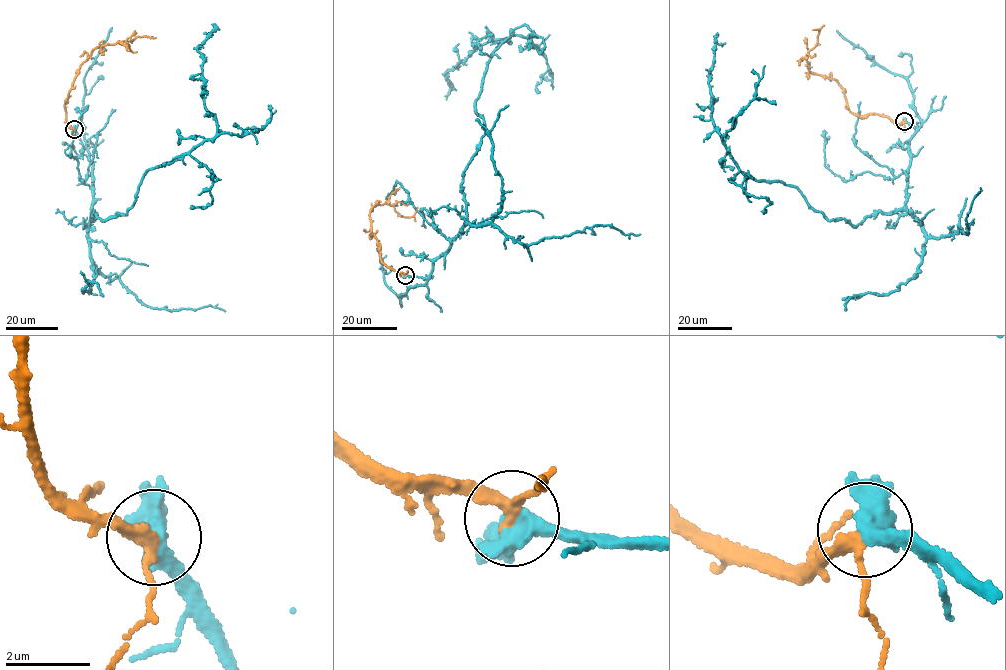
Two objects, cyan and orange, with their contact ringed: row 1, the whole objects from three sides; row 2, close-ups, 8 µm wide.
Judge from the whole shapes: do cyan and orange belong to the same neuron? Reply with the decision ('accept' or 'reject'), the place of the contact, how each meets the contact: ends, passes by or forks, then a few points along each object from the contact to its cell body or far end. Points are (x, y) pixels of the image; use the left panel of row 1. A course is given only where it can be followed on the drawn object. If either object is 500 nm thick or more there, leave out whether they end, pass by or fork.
accept | (74, 129) | cyan passes by | orange passes by | cyan via (74, 129), (92, 165), (91, 219), (125, 214), (149, 169), (216, 135), (196, 49), (212, 24) | orange via (74, 129), (68, 127), (65, 105), (77, 72), (96, 47), (131, 41), (138, 37), (155, 38)

